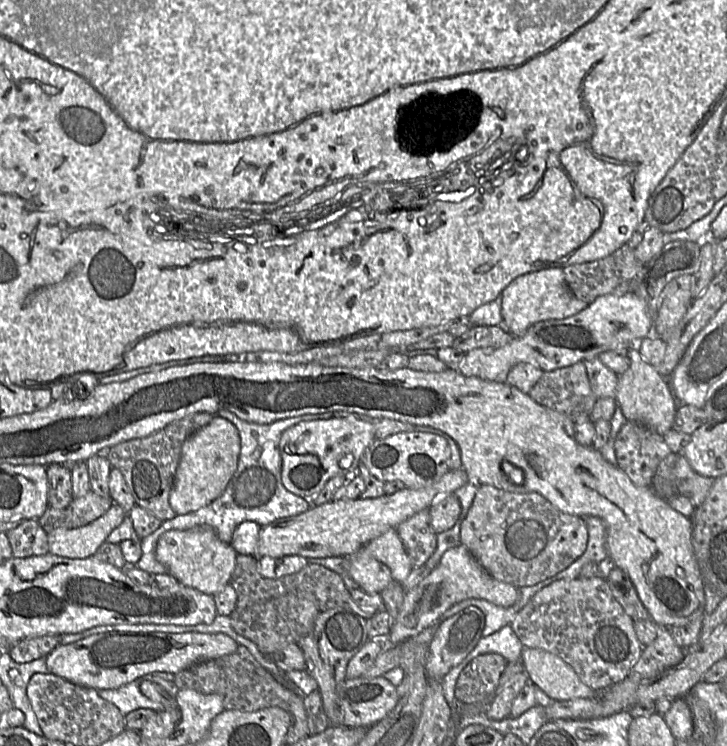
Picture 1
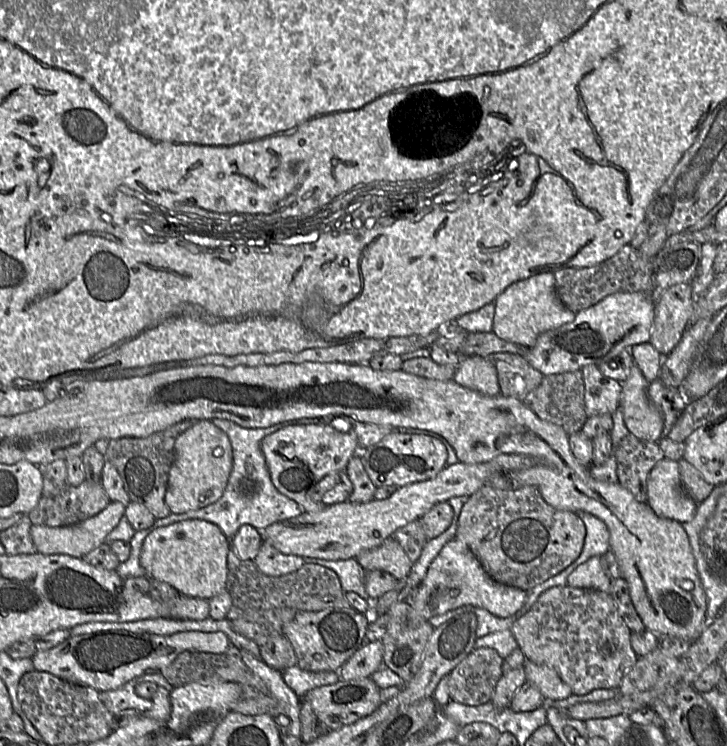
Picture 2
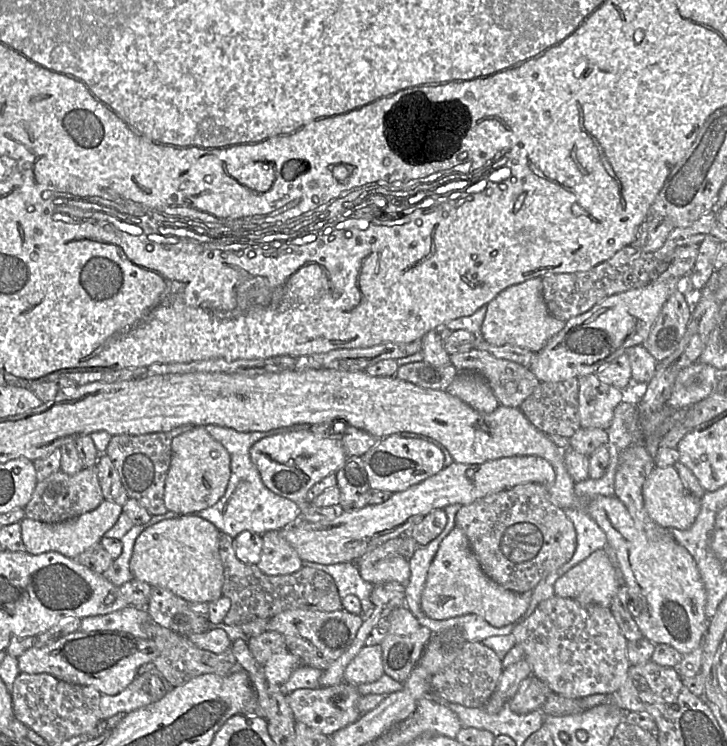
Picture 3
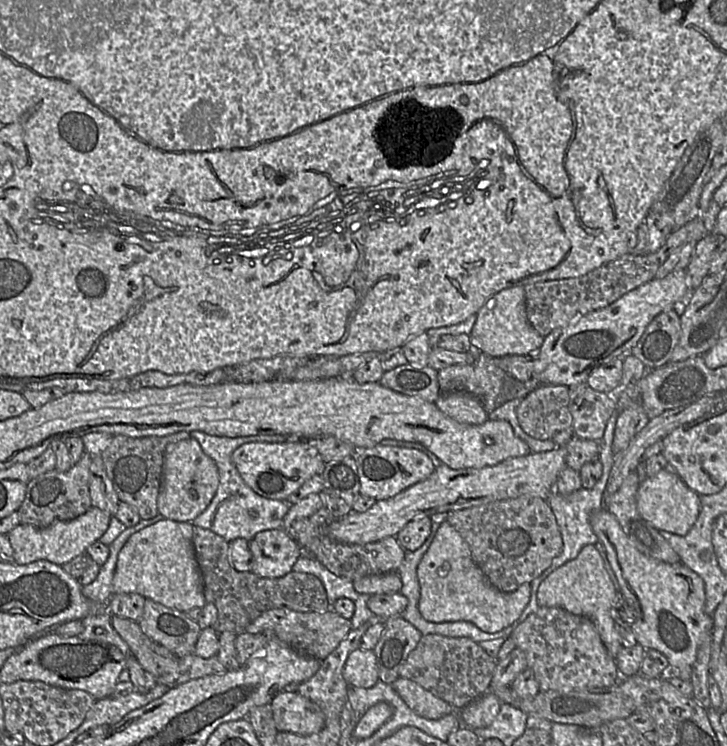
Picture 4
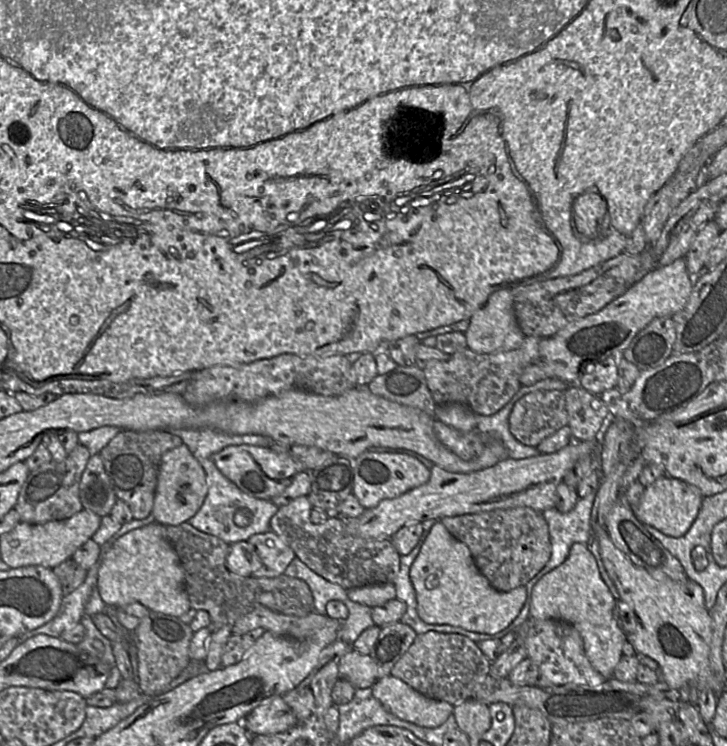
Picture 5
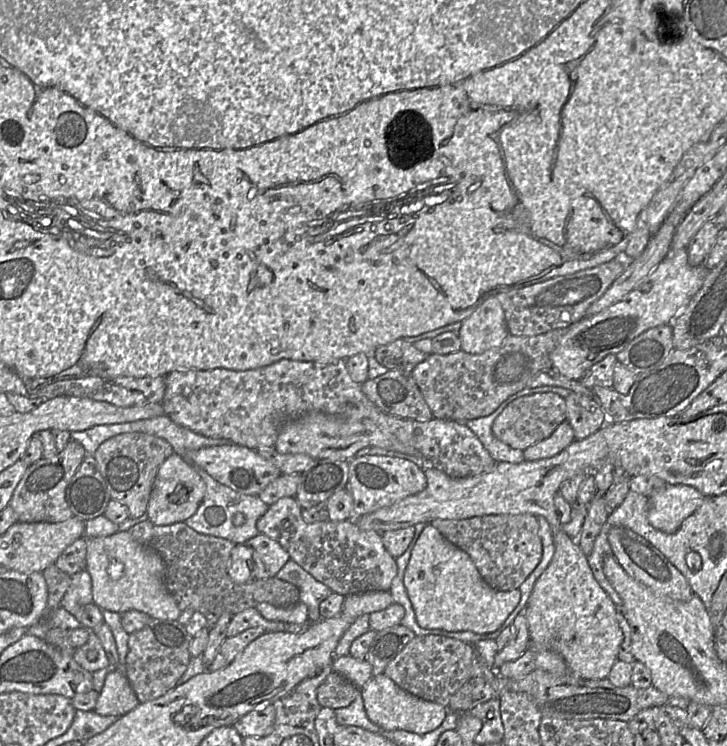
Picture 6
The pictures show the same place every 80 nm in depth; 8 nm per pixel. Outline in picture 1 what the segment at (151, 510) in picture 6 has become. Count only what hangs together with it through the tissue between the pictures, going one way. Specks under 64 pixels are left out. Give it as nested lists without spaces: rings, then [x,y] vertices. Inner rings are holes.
[[[217,415],[185,440],[169,495],[169,504],[176,515],[194,512],[222,494],[237,468],[240,449],[237,428]]]

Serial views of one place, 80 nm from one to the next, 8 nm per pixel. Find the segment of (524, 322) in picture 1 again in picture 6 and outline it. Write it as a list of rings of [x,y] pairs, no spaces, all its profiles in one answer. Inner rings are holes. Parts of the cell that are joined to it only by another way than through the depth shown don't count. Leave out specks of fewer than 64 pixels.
[[[489,296],[461,324],[461,350],[481,354],[501,345],[509,335],[503,308],[496,296]]]

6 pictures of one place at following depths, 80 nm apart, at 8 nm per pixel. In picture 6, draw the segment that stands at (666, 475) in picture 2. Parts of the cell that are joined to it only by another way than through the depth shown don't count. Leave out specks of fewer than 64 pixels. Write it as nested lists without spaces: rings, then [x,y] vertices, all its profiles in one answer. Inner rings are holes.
[[[665,484],[648,497],[648,522],[662,532],[675,533],[706,498],[691,486]]]

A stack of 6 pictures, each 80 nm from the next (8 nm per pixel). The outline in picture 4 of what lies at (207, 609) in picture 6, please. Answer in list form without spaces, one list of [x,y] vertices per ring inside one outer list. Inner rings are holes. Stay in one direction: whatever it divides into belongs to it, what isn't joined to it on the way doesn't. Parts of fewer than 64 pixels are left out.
[[[194,527],[192,542],[202,576],[206,603],[212,603],[217,608],[218,617],[212,625],[216,632],[230,631],[237,636],[267,610],[326,612],[331,608],[323,583],[312,574],[291,571],[279,578],[262,578],[252,571],[239,572],[231,563],[230,543],[218,534]]]

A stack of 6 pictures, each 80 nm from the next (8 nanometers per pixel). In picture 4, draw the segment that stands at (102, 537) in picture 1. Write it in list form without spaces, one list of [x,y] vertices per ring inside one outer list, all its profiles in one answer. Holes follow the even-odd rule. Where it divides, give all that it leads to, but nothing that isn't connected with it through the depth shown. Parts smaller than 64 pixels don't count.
[[[91,507],[72,520],[57,522],[44,528],[20,523],[7,534],[13,548],[13,563],[24,565],[37,560],[47,560],[62,566],[99,541],[108,529],[111,517],[108,512]]]

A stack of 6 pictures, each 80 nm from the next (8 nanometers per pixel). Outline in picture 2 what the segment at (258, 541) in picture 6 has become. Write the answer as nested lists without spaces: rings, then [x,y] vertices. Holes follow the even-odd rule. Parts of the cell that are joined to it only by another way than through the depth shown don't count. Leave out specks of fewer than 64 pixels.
[[[265,540],[254,562],[263,574],[274,577],[295,572],[305,564],[301,556],[284,554]]]

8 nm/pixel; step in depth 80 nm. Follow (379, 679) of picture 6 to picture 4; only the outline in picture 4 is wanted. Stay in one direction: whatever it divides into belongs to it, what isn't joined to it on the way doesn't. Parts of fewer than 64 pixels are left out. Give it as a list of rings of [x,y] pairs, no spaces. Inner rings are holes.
[[[399,677],[391,686],[407,706],[421,717],[434,720],[455,712],[452,705],[409,679]]]

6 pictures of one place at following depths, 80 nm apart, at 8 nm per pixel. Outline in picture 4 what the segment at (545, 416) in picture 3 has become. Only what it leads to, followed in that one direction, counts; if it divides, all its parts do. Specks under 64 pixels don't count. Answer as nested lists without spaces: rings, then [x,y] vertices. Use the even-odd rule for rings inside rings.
[[[539,385],[515,409],[521,430],[536,440],[552,439],[560,431],[571,429],[569,387]]]

